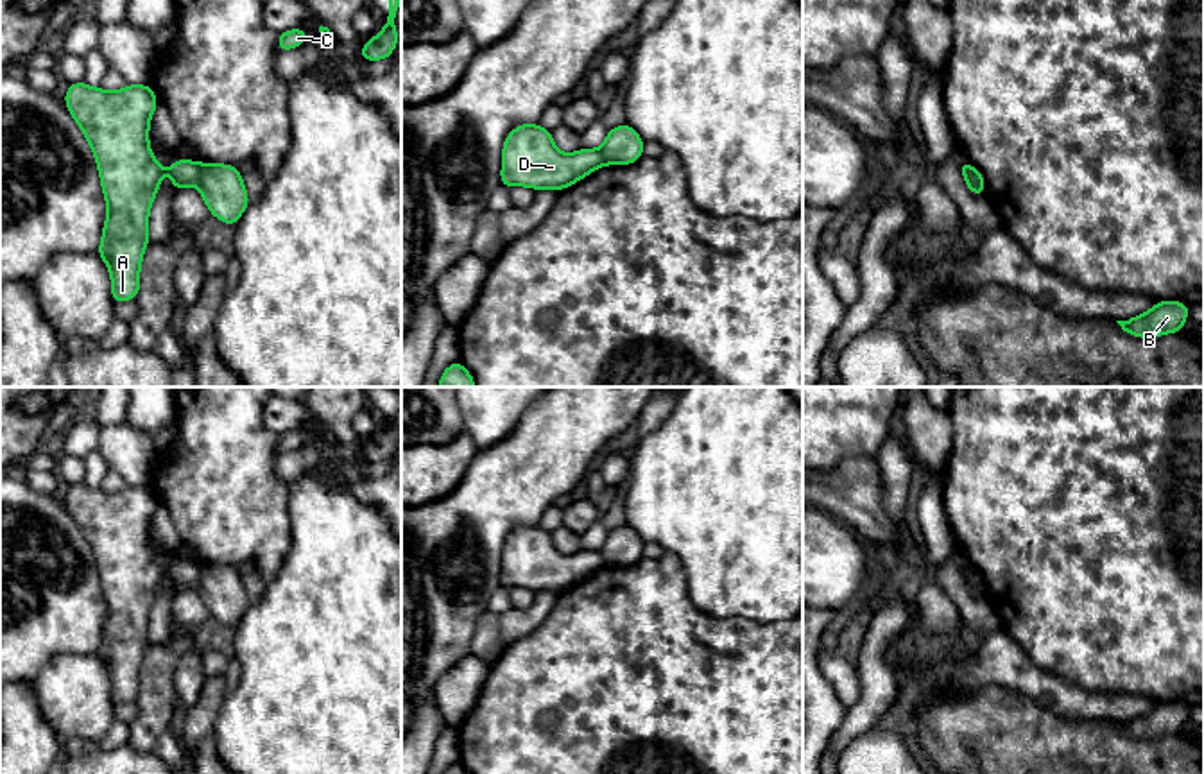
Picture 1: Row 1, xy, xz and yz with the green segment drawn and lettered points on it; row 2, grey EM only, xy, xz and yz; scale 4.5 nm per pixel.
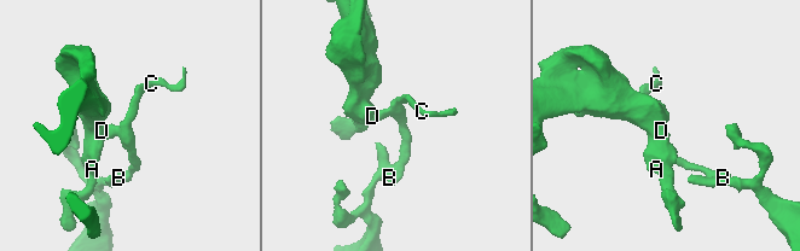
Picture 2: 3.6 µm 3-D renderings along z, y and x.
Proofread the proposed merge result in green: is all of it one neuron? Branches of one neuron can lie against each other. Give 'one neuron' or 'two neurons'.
two neurons

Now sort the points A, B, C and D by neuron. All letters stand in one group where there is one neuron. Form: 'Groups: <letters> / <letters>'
Groups: A D / B C

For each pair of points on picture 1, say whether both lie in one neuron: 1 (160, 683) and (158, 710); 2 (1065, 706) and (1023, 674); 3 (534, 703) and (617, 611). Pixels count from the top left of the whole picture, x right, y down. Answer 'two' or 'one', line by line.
1: one
2: one
3: one

